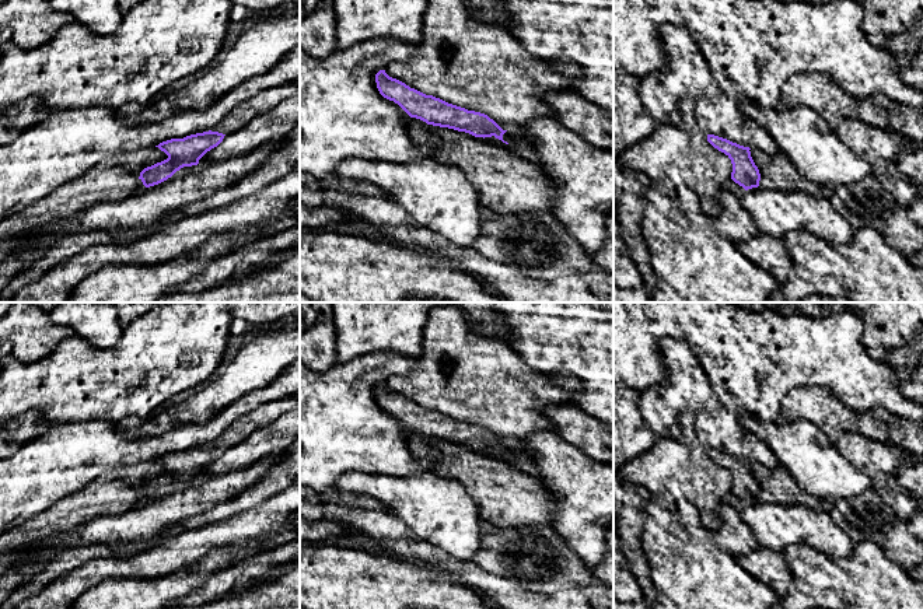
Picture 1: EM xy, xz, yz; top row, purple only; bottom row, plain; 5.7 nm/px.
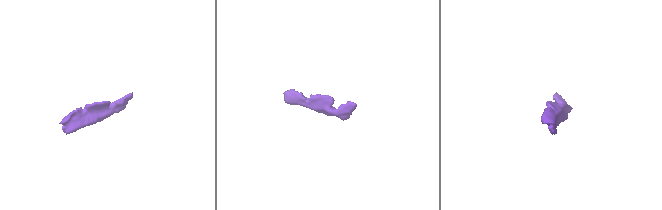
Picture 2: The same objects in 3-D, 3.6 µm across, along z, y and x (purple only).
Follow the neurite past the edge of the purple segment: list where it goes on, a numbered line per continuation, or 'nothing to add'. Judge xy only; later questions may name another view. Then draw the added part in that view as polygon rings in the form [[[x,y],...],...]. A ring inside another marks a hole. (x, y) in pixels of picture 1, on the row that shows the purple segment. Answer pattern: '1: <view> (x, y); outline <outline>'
1: xy (240, 116); outline [[[300,80],[261,91],[258,95],[233,108],[211,132],[228,134],[245,127],[255,116],[269,112],[283,99],[291,97],[298,85]]]

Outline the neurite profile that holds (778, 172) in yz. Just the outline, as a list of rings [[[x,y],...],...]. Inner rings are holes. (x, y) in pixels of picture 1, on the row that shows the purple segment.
[[[751,148],[749,151],[761,174],[759,188],[780,192],[805,192],[812,196],[825,195],[825,190],[803,176],[782,151],[773,155],[759,148]]]

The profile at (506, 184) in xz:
[[[409,118],[406,123],[416,144],[433,147],[431,158],[455,165],[465,174],[466,179],[475,186],[485,209],[496,214],[552,211],[556,199],[555,185],[536,164],[518,157],[508,144],[494,136],[475,137],[465,132],[427,125],[416,118]]]

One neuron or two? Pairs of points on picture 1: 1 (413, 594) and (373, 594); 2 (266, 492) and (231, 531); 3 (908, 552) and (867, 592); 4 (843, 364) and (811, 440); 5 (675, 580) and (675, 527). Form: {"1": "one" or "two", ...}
{"1": "one", "2": "two", "3": "two", "4": "two", "5": "one"}

